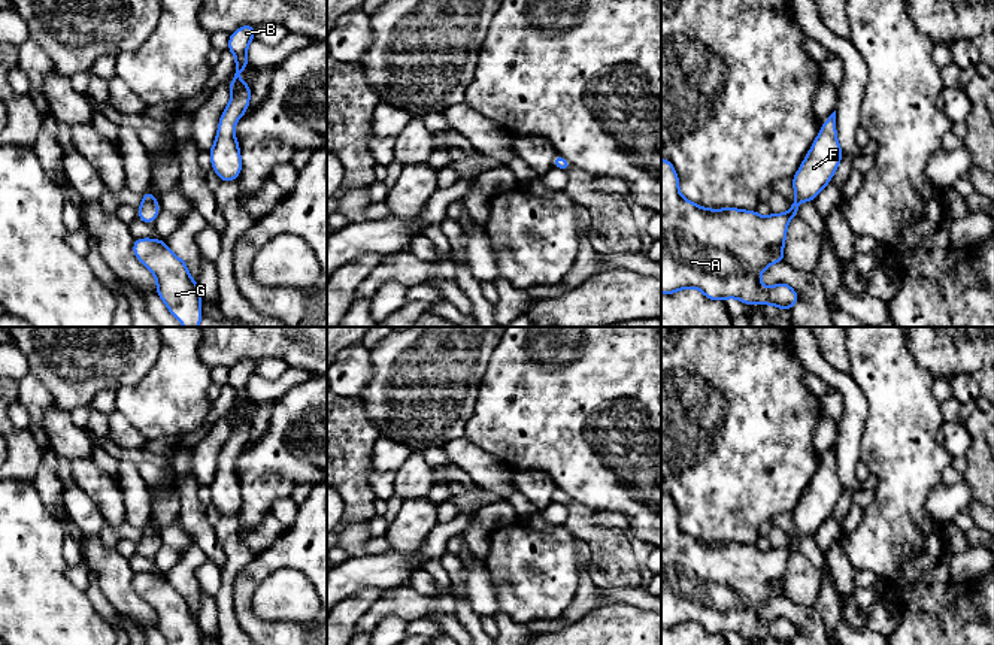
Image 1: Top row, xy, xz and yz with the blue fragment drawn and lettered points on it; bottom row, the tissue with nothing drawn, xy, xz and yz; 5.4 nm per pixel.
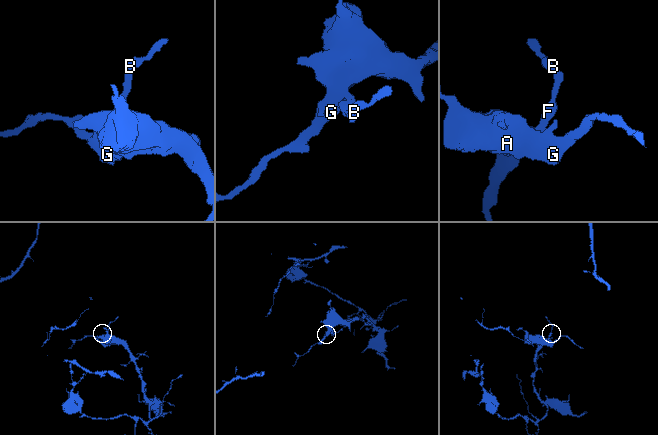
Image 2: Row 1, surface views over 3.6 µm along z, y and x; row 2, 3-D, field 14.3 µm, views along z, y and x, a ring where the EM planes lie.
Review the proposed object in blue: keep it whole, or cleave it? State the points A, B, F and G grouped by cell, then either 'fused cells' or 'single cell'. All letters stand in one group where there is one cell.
A B F G | single cell

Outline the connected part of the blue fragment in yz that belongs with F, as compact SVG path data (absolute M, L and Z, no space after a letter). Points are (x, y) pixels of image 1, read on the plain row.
M836 445L825 454L819 469L806 488L803 499L793 512L795 536L790 539L785 548L770 548L761 551L757 545L742 545L737 542L706 543L687 535L679 527L679 512L672 496L661 493L661 629L675 629L684 623L697 623L709 635L725 636L728 632L737 633L746 639L773 639L779 644L791 645L798 636L798 629L787 617L779 617L770 623L761 620L761 606L769 600L785 596L784 581L787 561L793 551L798 551L800 536L813 536L819 526L830 518L836 503L840 499L843 487L836 469Z

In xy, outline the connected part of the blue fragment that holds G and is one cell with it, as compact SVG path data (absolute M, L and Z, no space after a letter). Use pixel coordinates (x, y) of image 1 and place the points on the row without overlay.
M134 573L133 587L157 614L157 630L166 638L169 645L201 645L201 630L197 617L191 612L185 594L176 591L160 573Z

